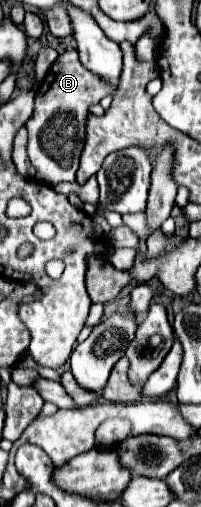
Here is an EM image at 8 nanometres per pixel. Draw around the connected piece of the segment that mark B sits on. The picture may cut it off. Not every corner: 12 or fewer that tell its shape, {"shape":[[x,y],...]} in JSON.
{"shape":[[76,50],[52,64],[26,122],[34,180],[74,182],[92,104],[112,90]]}

